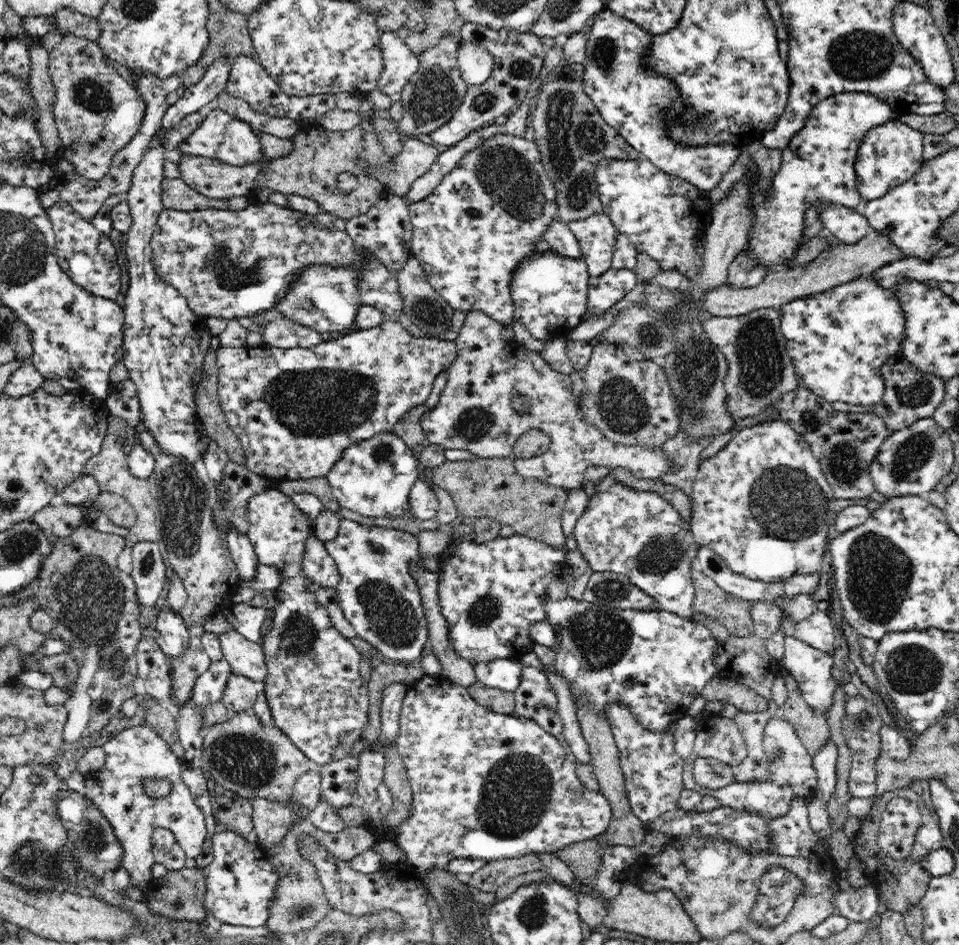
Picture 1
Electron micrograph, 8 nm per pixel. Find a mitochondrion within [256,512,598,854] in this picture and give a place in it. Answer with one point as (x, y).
(517, 796)

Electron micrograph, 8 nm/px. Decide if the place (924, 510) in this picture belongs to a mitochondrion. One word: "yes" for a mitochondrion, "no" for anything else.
no

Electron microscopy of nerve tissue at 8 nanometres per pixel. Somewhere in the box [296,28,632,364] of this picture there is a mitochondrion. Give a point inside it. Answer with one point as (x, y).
(570, 139)

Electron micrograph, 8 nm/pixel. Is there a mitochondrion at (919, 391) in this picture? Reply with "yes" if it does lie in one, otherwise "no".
yes

